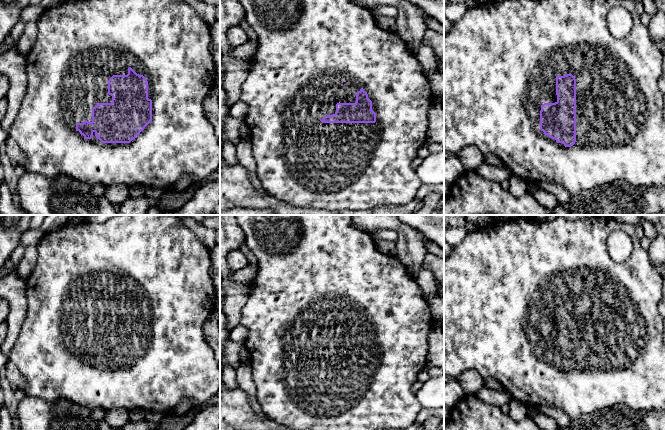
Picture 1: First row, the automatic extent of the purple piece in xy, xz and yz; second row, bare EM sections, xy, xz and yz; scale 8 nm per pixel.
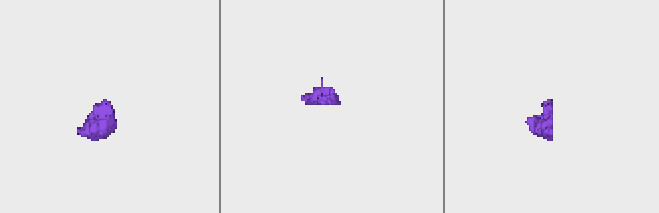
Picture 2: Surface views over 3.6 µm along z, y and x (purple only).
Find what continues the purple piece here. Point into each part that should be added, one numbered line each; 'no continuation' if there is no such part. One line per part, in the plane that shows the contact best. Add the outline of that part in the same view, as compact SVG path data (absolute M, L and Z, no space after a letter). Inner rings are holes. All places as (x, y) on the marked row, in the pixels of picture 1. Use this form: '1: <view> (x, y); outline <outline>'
1: xy (80, 45); outline M66 0L58 6L44 10L37 21L38 35L36 41L27 55L26 75L27 90L20 104L18 113L10 126L9 136L19 145L25 159L25 170L33 174L42 175L54 179L57 175L64 175L74 181L86 185L100 185L109 187L112 185L153 187L168 191L177 182L187 175L191 185L198 185L215 173L220 166L220 144L215 134L215 129L207 119L203 110L203 101L213 88L217 73L211 53L210 26L185 0ZM131 67L137 74L143 75L148 81L148 98L152 100L152 121L130 143L102 143L96 138L95 132L91 139L85 139L76 130L77 123L85 120L92 122L92 108L98 103L111 103L112 96L108 94L108 80L113 75L127 75Z

